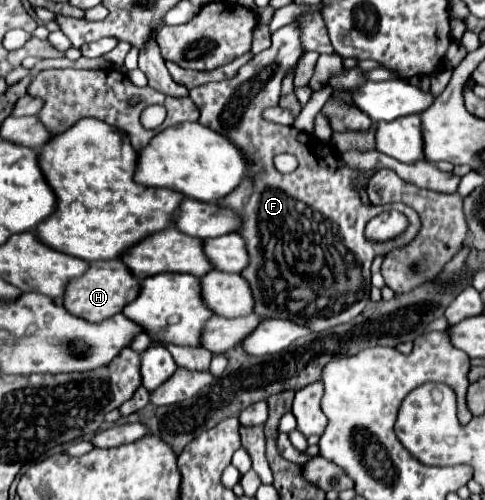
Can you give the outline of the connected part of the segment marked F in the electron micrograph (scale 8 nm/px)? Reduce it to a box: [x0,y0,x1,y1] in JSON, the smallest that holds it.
[192,24,420,332]

